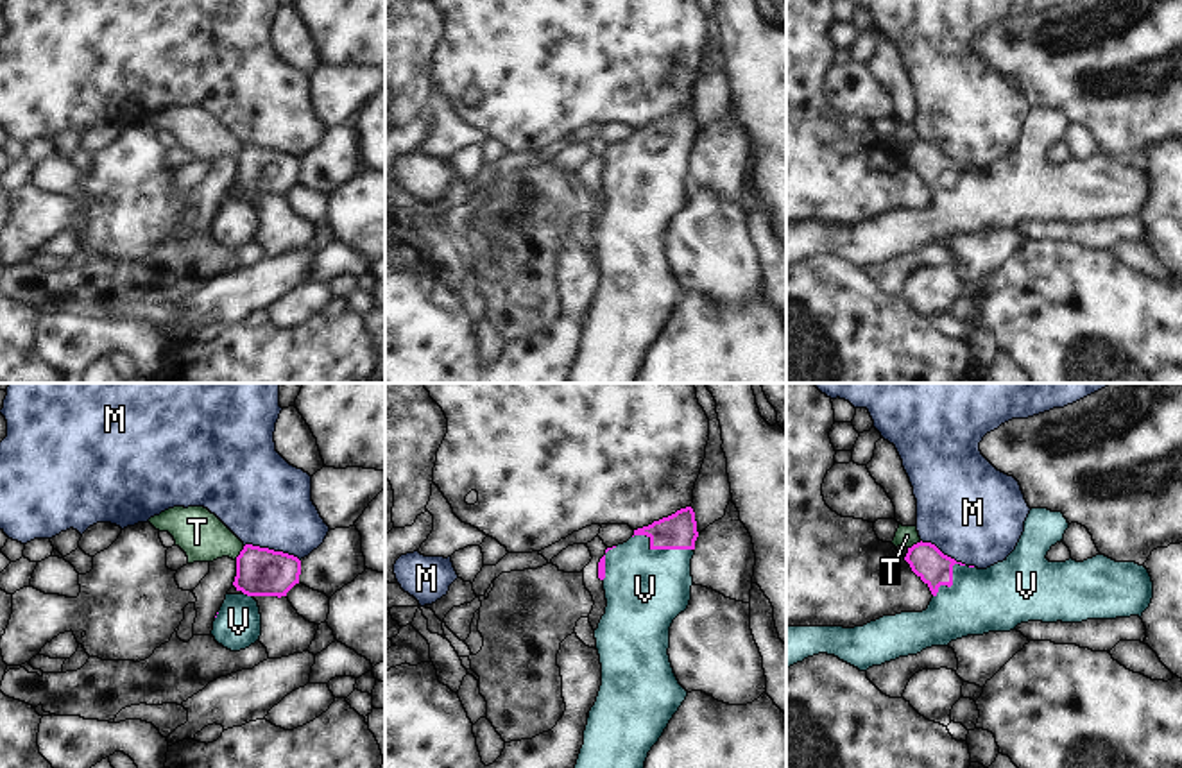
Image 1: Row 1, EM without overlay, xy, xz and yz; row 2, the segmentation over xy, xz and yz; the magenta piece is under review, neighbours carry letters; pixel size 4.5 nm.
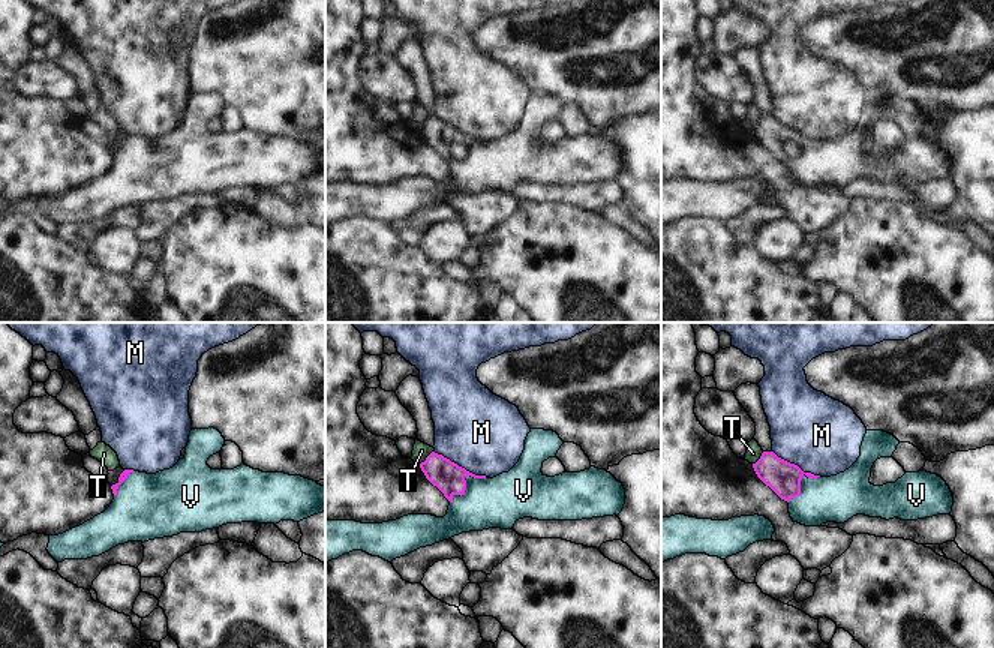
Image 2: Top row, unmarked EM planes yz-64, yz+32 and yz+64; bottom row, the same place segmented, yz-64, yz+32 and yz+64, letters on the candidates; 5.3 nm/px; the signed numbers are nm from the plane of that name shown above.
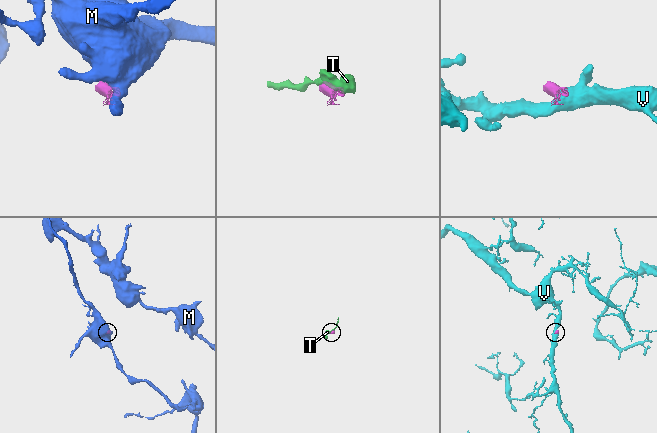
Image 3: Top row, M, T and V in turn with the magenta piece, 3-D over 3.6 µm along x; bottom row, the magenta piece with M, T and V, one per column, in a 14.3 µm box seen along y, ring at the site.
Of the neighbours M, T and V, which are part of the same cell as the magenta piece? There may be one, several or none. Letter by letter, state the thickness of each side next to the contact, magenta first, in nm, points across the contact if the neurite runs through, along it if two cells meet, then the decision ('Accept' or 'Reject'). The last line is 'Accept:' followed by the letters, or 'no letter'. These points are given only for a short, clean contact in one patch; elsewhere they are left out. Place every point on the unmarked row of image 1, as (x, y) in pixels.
M: Thickness 220 nm (magenta) against 400 nm. Boundary: xy (244, 144), (282, 149), (299, 160). Reject
T: Thickness 220 nm (magenta) against 220 nm. Boundary: xy (244, 145), (235, 158). Reject
V: Thickness 160 nm (magenta) against 360 nm. Accept
Accept: V

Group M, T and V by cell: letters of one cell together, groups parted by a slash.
M / T / V

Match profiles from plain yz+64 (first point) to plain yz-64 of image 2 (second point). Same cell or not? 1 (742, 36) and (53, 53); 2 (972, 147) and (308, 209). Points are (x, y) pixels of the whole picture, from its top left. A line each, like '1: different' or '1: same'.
1: same
2: same

